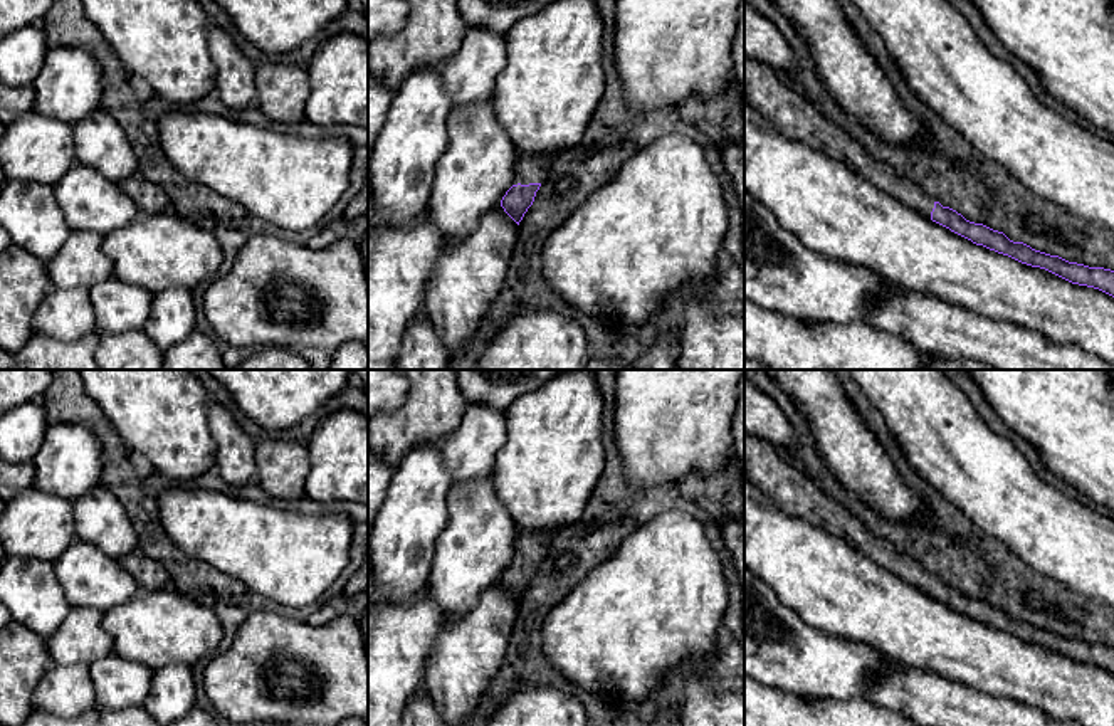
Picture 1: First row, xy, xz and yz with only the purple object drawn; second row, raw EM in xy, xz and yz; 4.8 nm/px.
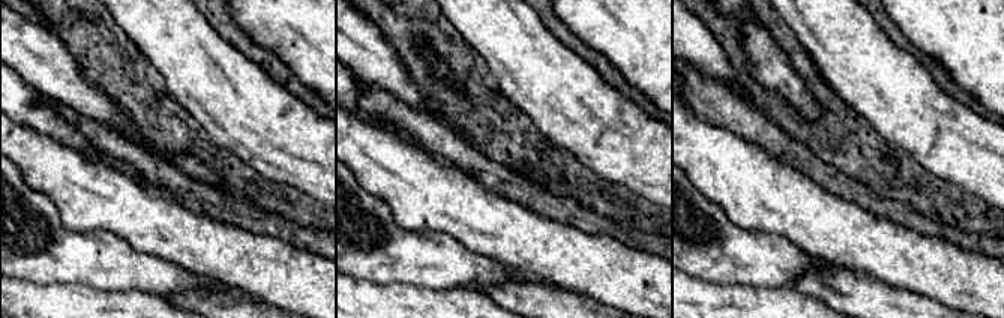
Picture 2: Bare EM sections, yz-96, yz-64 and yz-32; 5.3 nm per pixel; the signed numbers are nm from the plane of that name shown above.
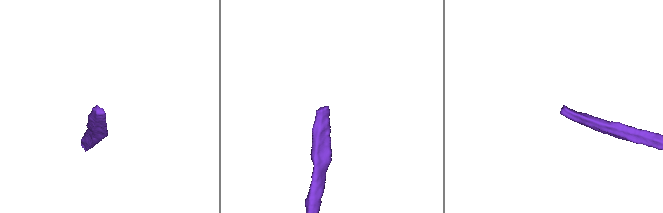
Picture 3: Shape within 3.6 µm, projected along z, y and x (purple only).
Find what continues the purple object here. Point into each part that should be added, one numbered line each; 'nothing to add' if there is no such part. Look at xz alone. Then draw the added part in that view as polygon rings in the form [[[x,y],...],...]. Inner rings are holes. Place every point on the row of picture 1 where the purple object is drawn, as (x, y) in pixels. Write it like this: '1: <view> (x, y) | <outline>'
1: xz (526, 170) | [[[519,156],[512,170],[512,185],[543,183],[548,165],[549,161],[543,156]]]

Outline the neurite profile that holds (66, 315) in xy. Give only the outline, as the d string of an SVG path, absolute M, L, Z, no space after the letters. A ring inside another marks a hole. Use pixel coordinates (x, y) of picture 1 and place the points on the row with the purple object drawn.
M52 287L40 302L32 321L34 333L60 341L74 341L96 328L96 314L89 289Z

